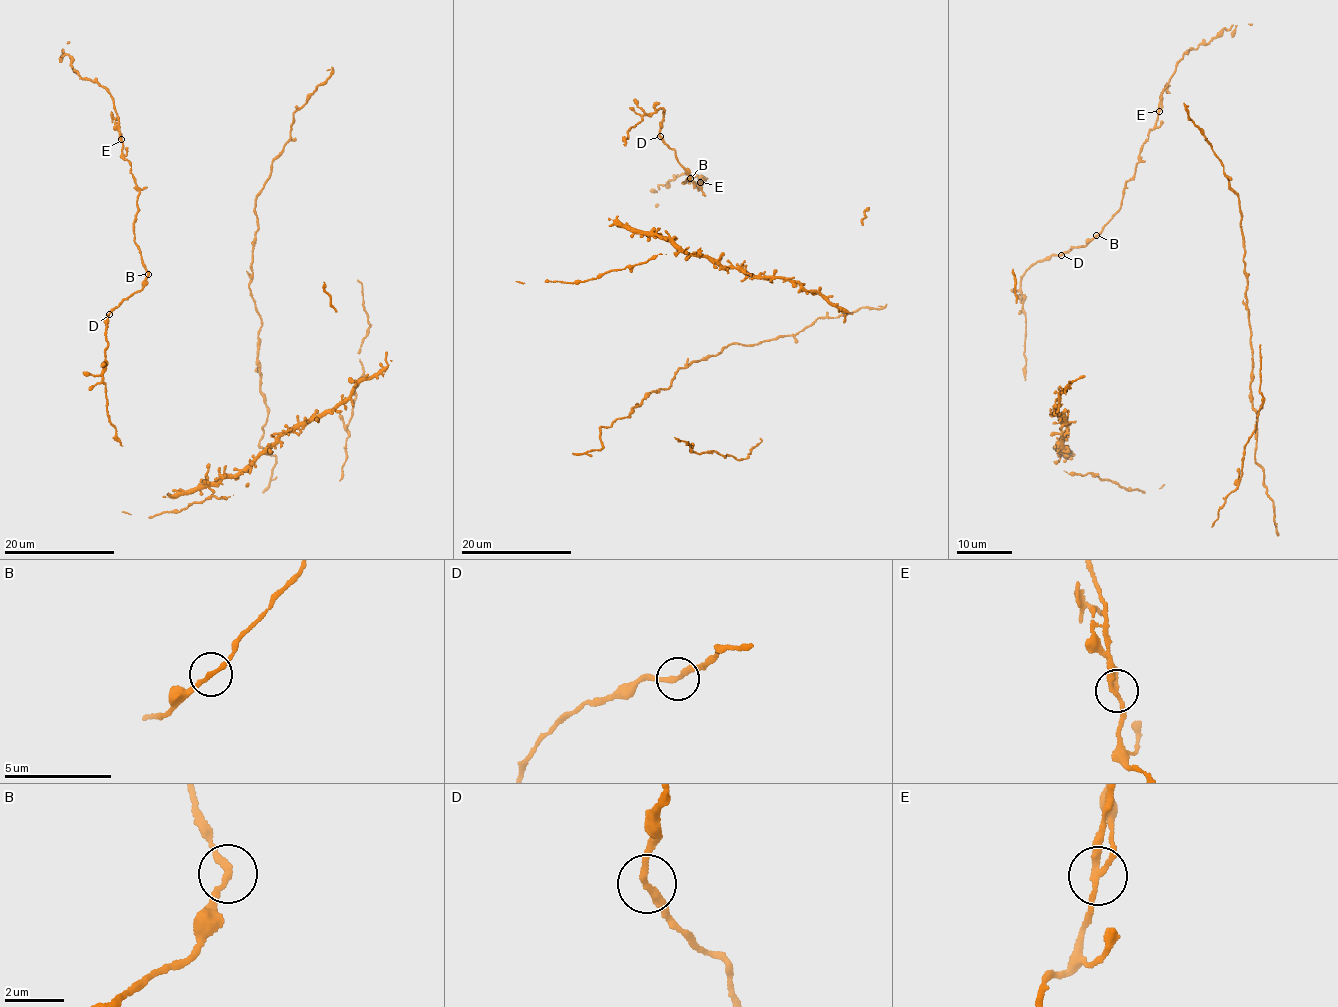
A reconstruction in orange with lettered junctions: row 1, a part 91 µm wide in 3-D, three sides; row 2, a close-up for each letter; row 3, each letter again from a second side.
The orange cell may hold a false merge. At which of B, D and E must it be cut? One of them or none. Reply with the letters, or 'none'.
E

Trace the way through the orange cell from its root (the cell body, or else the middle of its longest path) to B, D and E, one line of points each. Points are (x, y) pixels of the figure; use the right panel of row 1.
B: (1021, 278), (1023, 273), (1038, 260), (1062, 255), (1072, 246), (1084, 247), (1097, 235)
D: (1021, 278), (1023, 273), (1038, 260), (1061, 255)
E: (1021, 278), (1038, 260), (1086, 245), (1112, 218), (1159, 110)

